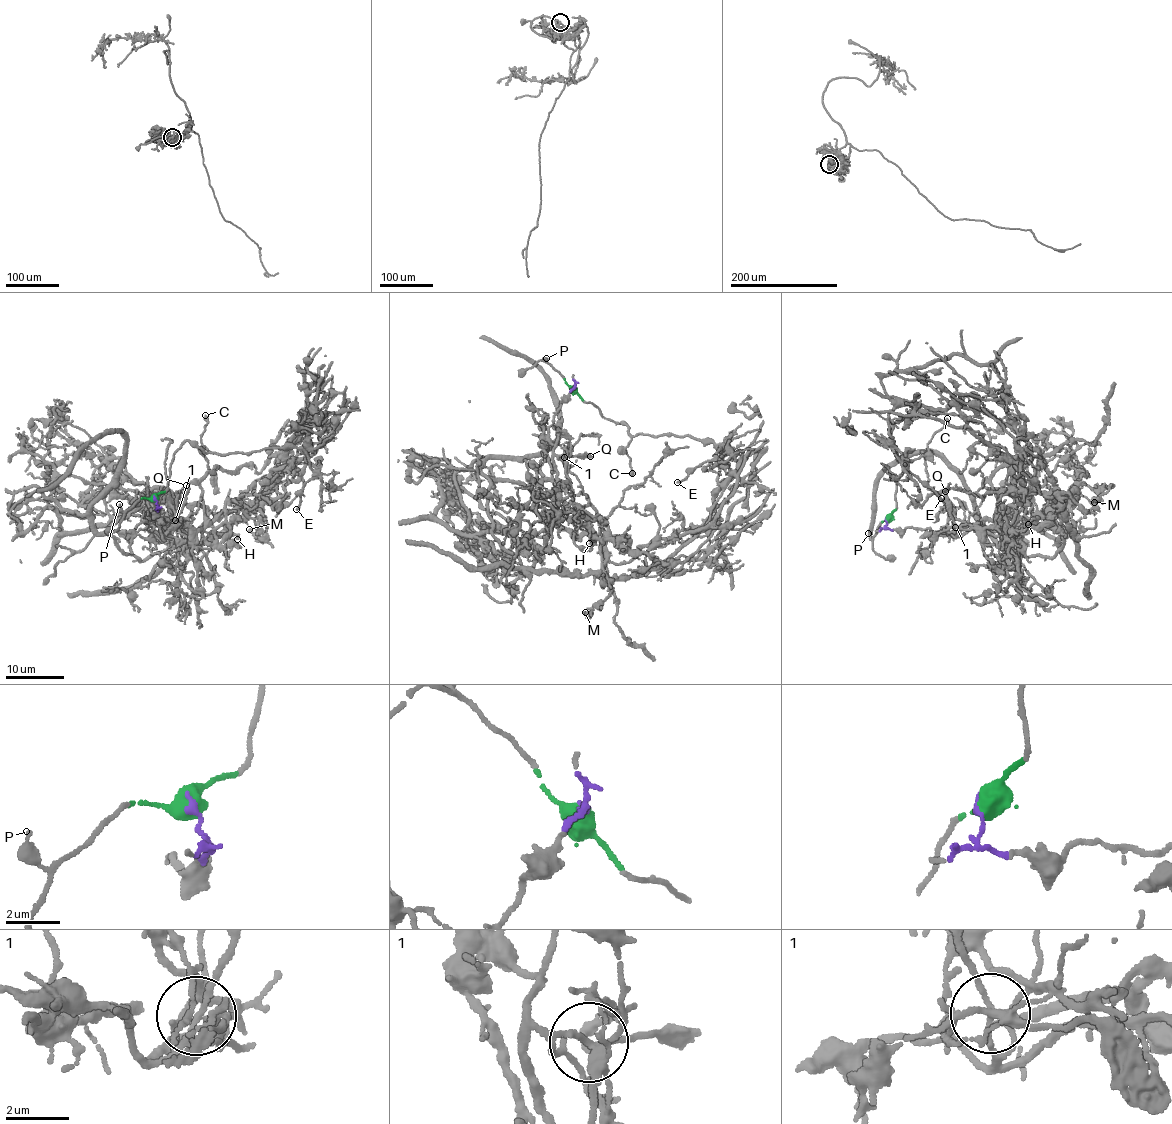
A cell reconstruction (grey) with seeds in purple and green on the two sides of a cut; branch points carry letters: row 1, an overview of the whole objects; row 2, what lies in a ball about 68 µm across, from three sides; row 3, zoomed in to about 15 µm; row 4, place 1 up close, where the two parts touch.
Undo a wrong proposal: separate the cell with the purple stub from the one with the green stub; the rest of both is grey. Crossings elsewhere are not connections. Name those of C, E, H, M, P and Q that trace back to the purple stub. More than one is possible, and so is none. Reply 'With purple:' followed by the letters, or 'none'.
With purple: H, M, Q

